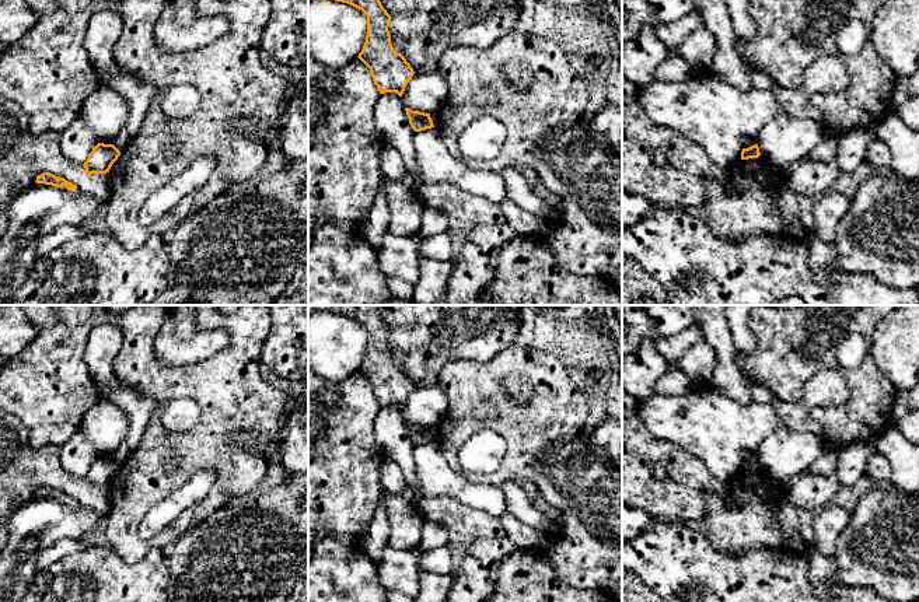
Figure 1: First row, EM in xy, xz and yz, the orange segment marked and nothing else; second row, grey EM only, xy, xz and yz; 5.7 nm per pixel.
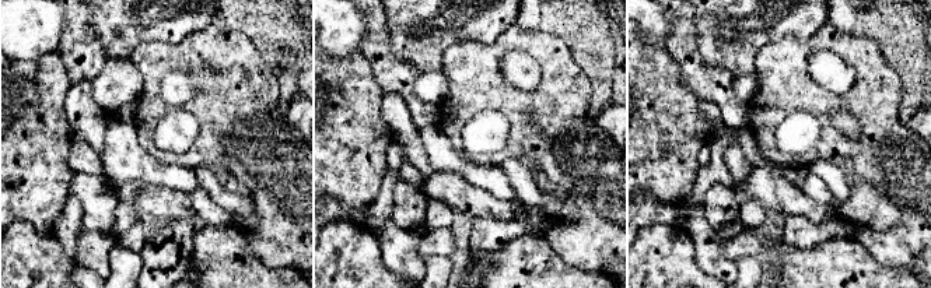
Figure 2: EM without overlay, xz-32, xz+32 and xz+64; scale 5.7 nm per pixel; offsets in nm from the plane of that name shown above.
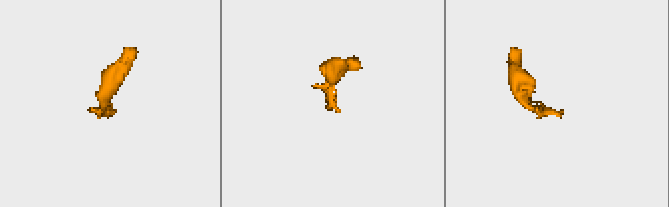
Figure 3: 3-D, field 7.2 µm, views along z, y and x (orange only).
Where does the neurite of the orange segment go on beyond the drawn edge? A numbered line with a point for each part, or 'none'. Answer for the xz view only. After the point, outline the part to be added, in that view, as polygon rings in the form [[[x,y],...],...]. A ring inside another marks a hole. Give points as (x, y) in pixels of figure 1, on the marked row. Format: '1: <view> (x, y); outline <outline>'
none

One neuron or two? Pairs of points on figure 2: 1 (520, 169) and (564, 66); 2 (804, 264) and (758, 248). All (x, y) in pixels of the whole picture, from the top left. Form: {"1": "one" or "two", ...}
{"1": "two", "2": "two"}

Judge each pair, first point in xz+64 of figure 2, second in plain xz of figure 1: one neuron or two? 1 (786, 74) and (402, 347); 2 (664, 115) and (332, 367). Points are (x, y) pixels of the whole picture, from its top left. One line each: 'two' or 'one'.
1: two
2: two

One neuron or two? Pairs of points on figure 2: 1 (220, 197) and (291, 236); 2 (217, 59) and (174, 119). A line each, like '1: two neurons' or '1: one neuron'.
1: two neurons
2: one neuron

